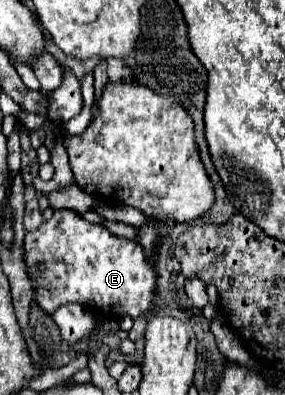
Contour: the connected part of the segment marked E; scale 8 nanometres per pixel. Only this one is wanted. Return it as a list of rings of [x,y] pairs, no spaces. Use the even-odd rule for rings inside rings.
[[[54,210],[54,216],[46,220],[36,232],[24,236],[24,260],[32,276],[32,286],[38,298],[38,304],[44,312],[52,314],[56,308],[68,302],[80,302],[88,308],[96,308],[104,318],[140,318],[150,310],[156,300],[158,270],[154,262],[144,254],[144,248],[136,240],[120,238],[108,232],[106,226],[88,222],[80,212],[74,210]]]

